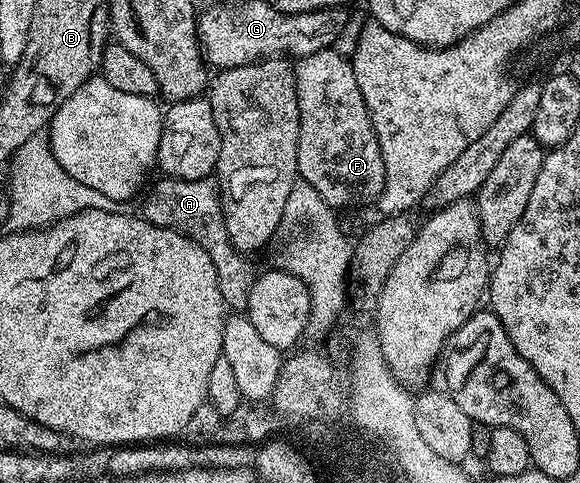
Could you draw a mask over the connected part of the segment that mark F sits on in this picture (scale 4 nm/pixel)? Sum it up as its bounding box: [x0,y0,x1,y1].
[295,48,385,210]

